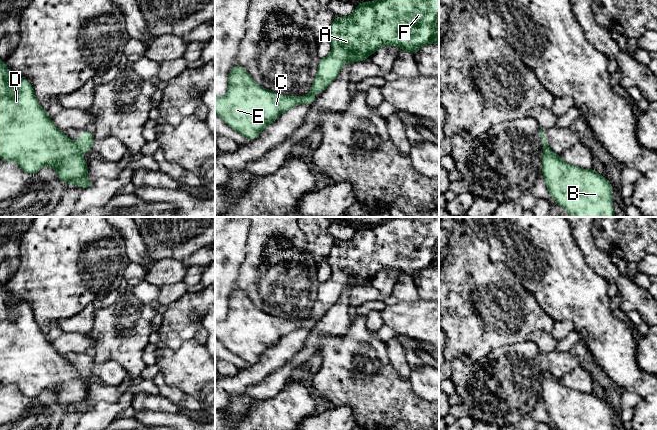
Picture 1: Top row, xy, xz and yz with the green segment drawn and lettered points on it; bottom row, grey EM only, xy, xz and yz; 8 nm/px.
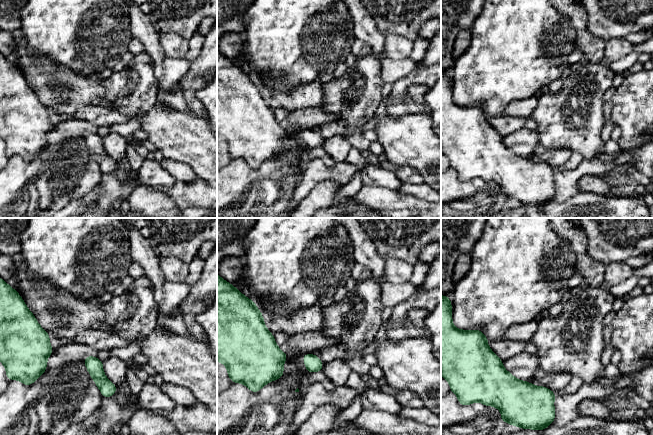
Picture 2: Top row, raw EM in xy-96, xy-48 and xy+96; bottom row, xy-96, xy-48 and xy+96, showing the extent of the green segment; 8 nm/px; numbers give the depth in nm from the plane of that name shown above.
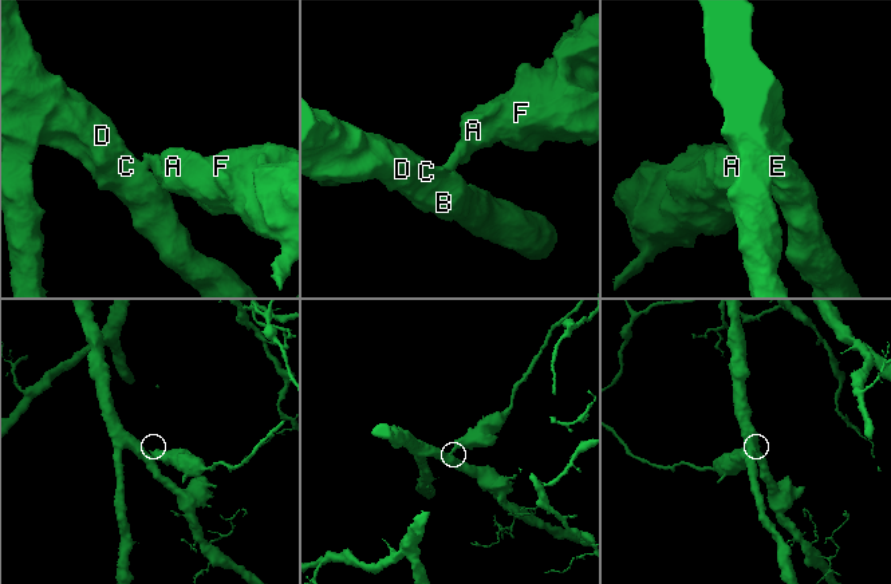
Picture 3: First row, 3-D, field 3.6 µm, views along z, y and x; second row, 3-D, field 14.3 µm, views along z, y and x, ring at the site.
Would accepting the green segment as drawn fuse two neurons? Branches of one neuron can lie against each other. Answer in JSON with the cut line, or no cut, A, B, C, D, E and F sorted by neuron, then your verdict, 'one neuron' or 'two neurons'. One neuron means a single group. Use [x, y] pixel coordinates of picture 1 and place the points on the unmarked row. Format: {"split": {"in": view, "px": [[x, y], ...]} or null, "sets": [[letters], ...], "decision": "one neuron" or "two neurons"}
{"split": {"in": "xy", "px": [[75, 367], [81, 375]]}, "sets": [["A", "F"], ["B", "C", "D", "E"]], "decision": "two neurons"}

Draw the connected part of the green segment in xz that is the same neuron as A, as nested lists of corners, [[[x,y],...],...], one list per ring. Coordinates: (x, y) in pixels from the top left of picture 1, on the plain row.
[[[393,217],[379,224],[359,226],[350,240],[334,242],[327,260],[332,269],[331,277],[319,284],[310,316],[303,320],[303,327],[308,329],[316,324],[313,317],[324,316],[348,285],[352,288],[367,285],[368,279],[383,270],[398,270],[414,279],[419,271],[439,268],[439,217]]]

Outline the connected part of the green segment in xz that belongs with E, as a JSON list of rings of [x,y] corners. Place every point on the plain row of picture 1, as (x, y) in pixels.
[[[233,289],[227,317],[215,322],[215,339],[253,365],[280,338],[301,327],[302,320],[286,320],[259,310],[242,290]]]

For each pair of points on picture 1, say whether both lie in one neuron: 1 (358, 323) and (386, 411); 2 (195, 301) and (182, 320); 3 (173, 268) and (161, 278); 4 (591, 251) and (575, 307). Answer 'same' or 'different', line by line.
1: same
2: same
3: same
4: different

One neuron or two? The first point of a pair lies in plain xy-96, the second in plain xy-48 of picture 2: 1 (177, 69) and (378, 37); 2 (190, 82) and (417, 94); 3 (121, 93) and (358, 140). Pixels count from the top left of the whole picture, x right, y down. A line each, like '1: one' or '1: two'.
1: one
2: one
3: one

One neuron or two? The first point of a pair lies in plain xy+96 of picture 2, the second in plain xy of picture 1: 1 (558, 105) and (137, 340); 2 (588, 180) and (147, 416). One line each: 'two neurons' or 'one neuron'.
1: one neuron
2: two neurons

